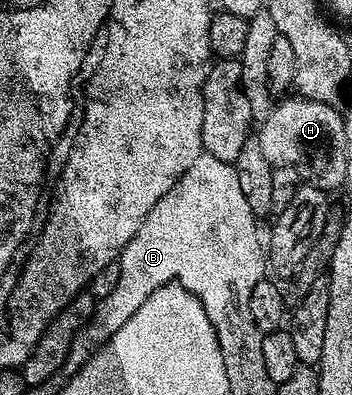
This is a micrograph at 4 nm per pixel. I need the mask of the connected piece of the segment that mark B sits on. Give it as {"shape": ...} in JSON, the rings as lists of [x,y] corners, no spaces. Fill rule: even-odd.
{"shape":[[[206,153],[199,155],[197,161],[193,161],[193,165],[185,169],[173,189],[169,189],[169,193],[165,193],[165,197],[161,197],[161,201],[157,201],[153,209],[149,209],[149,217],[141,221],[141,229],[137,229],[129,245],[125,245],[117,260],[117,285],[113,288],[113,293],[109,293],[109,297],[96,302],[95,312],[79,330],[77,337],[73,337],[69,357],[65,357],[62,378],[72,379],[94,357],[95,352],[111,340],[113,333],[117,333],[117,329],[121,329],[121,325],[125,325],[125,321],[129,321],[129,317],[133,317],[133,313],[137,313],[137,309],[145,305],[147,298],[166,283],[177,282],[185,290],[199,296],[209,317],[211,332],[221,345],[251,343],[253,321],[249,313],[249,297],[253,293],[253,285],[257,285],[269,271],[269,255],[265,250],[264,240],[263,243],[259,240],[259,227],[255,222],[257,216],[241,193],[234,166],[225,161],[217,161],[217,157]]]}

